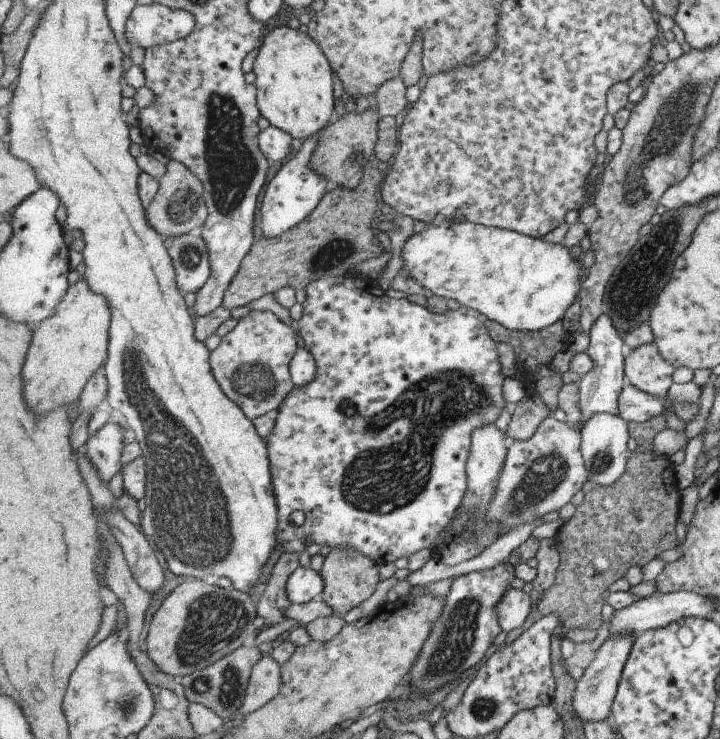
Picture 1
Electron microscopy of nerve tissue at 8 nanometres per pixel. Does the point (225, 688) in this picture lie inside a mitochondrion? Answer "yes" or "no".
yes

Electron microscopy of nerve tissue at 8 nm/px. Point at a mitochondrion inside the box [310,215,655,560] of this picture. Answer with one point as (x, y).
(384, 475)

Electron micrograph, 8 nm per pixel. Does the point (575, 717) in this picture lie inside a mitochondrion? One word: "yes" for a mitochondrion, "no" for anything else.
no

